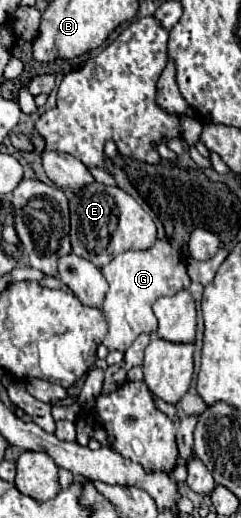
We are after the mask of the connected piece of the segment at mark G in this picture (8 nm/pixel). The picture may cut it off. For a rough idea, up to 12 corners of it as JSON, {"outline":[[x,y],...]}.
{"outline":[[168,240],[114,256],[104,346],[126,350],[158,320],[152,304],[190,286]]}

